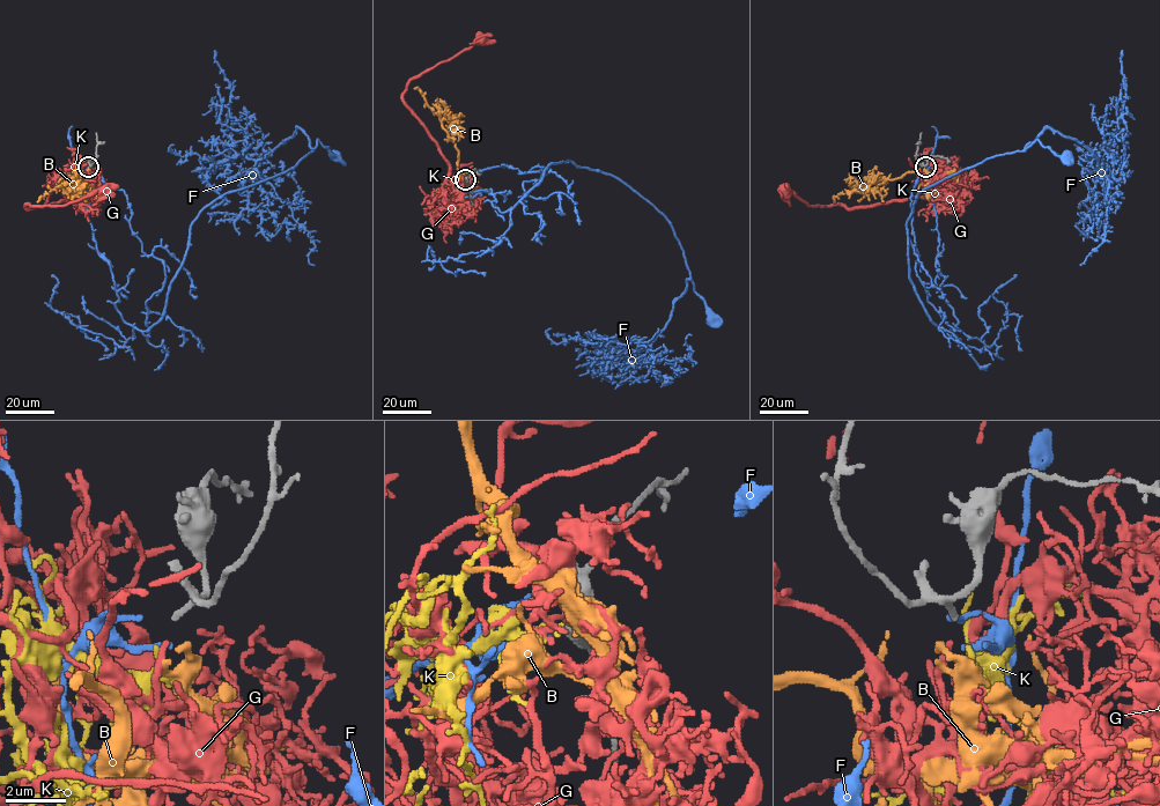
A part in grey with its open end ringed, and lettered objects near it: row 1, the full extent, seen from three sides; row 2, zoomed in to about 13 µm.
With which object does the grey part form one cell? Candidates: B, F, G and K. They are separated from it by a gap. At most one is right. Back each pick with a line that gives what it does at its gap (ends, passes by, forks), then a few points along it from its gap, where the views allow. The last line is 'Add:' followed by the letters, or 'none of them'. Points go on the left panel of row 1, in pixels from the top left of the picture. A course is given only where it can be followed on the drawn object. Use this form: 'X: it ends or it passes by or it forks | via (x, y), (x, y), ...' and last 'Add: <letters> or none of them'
Add: none of them

